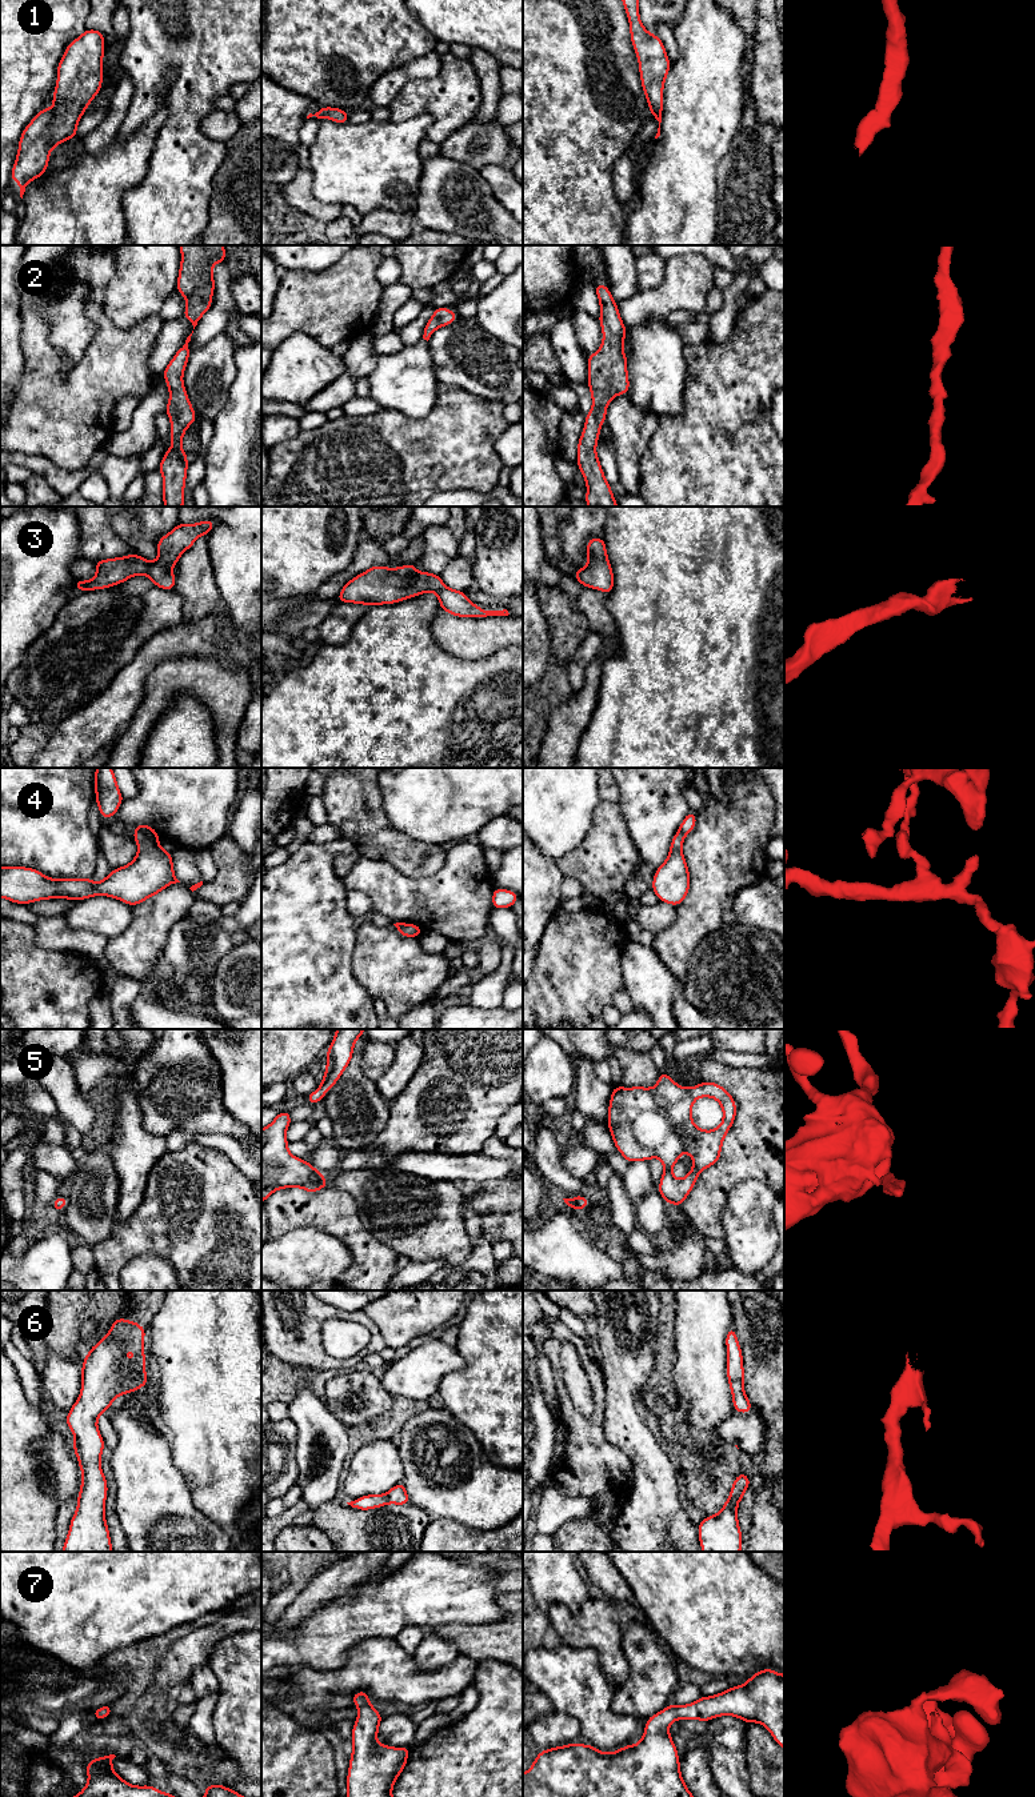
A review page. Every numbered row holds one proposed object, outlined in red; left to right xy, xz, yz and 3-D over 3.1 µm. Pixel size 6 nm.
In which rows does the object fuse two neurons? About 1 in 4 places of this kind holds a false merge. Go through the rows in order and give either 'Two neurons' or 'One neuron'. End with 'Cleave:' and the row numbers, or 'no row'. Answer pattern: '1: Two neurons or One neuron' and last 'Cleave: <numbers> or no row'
1: One neuron
2: One neuron
3: One neuron
4: Two neurons
5: One neuron
6: One neuron
7: One neuron
Cleave: 4

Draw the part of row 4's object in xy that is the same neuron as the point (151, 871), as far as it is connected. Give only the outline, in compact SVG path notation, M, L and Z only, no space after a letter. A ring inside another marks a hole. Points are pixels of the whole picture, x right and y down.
M133 832L139 847L136 857L124 867L111 871L100 883L89 879L51 879L25 867L0 867L0 897L28 905L47 898L71 901L92 896L108 896L131 906L160 893L169 884L180 883L173 872L172 853L140 832Z

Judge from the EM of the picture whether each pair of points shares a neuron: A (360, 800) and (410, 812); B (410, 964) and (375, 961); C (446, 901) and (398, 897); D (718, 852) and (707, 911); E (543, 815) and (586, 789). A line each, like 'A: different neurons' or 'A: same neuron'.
A: different neurons
B: same neuron
C: same neuron
D: same neuron
E: same neuron

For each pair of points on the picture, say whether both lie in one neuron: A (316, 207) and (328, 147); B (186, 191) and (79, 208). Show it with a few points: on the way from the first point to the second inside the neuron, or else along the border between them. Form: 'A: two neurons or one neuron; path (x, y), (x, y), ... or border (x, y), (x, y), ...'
A: two neurons; border (310, 169), (312, 193), (326, 204), (340, 205)
B: two neurons; border (143, 179), (123, 195), (126, 231)

